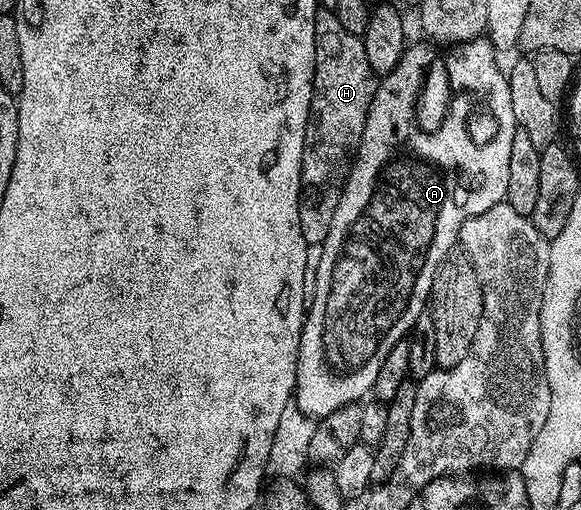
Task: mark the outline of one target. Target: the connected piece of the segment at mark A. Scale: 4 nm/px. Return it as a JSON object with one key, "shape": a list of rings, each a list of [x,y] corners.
{"shape":[[[473,40],[471,42],[461,42],[459,44],[449,45],[441,54],[436,54],[437,47],[432,44],[424,44],[428,46],[412,46],[409,45],[405,49],[402,60],[398,60],[398,64],[394,67],[390,73],[383,75],[379,79],[376,87],[376,95],[374,100],[370,104],[368,109],[368,115],[366,116],[366,128],[362,132],[362,144],[358,148],[356,153],[356,159],[352,161],[352,171],[348,174],[348,179],[344,185],[344,191],[342,192],[342,200],[338,200],[338,208],[334,212],[334,221],[330,224],[330,232],[326,236],[322,249],[319,251],[320,263],[315,263],[314,266],[314,286],[316,282],[316,291],[311,291],[310,305],[306,310],[306,317],[304,319],[304,327],[302,328],[302,336],[300,337],[300,347],[296,355],[298,356],[298,364],[296,365],[296,392],[294,395],[294,401],[298,408],[305,413],[306,416],[319,420],[326,416],[329,416],[332,412],[342,408],[344,405],[350,405],[352,403],[359,403],[361,399],[371,391],[374,380],[378,380],[378,368],[382,368],[382,360],[386,360],[386,356],[390,352],[390,348],[394,348],[394,344],[405,341],[406,335],[411,331],[412,325],[418,320],[418,316],[425,313],[426,307],[430,302],[430,295],[432,293],[432,285],[436,279],[436,269],[442,264],[442,260],[446,260],[448,254],[453,253],[457,249],[460,240],[460,229],[462,224],[466,224],[466,220],[470,216],[478,216],[482,212],[486,212],[486,208],[494,208],[494,204],[505,201],[508,197],[506,192],[506,183],[510,176],[510,144],[514,141],[514,132],[518,129],[516,121],[514,120],[514,108],[510,105],[510,88],[508,87],[508,79],[503,69],[499,70],[496,67],[496,61],[498,61],[498,55],[495,50],[492,49],[491,42],[487,40]]]}

